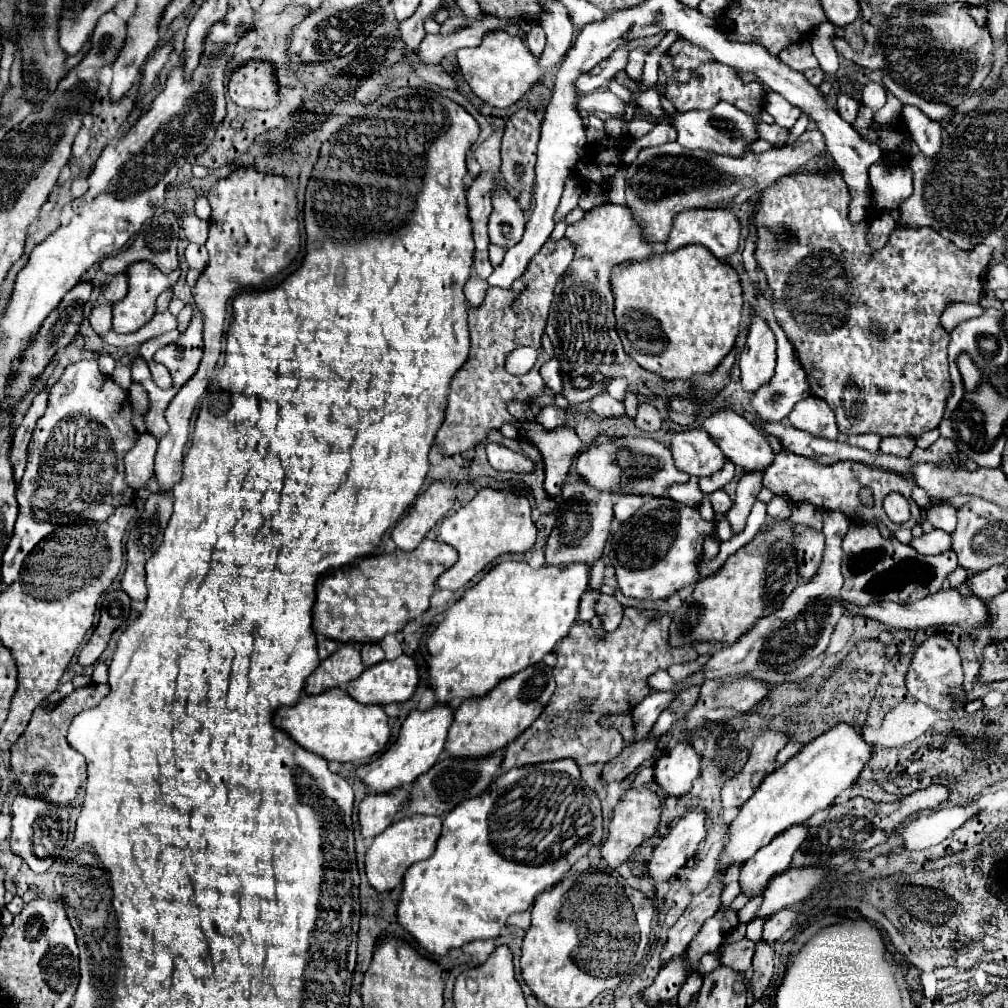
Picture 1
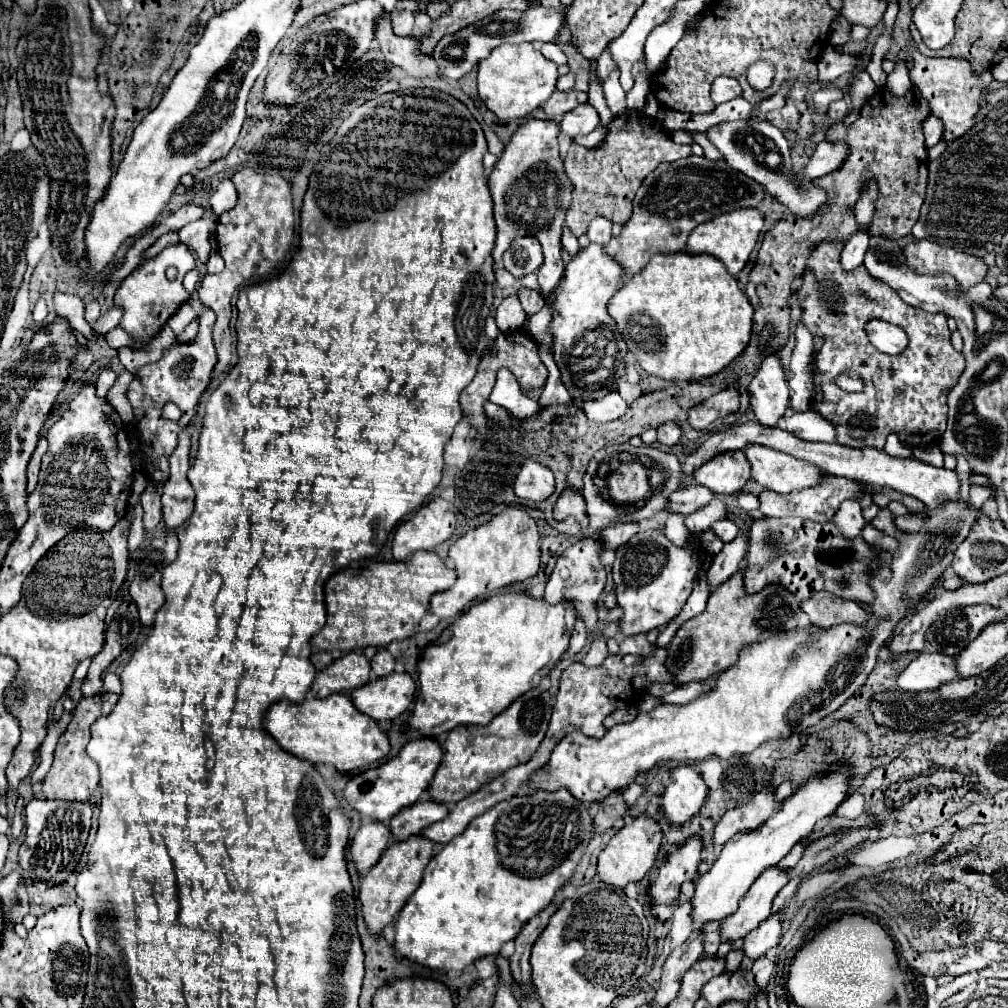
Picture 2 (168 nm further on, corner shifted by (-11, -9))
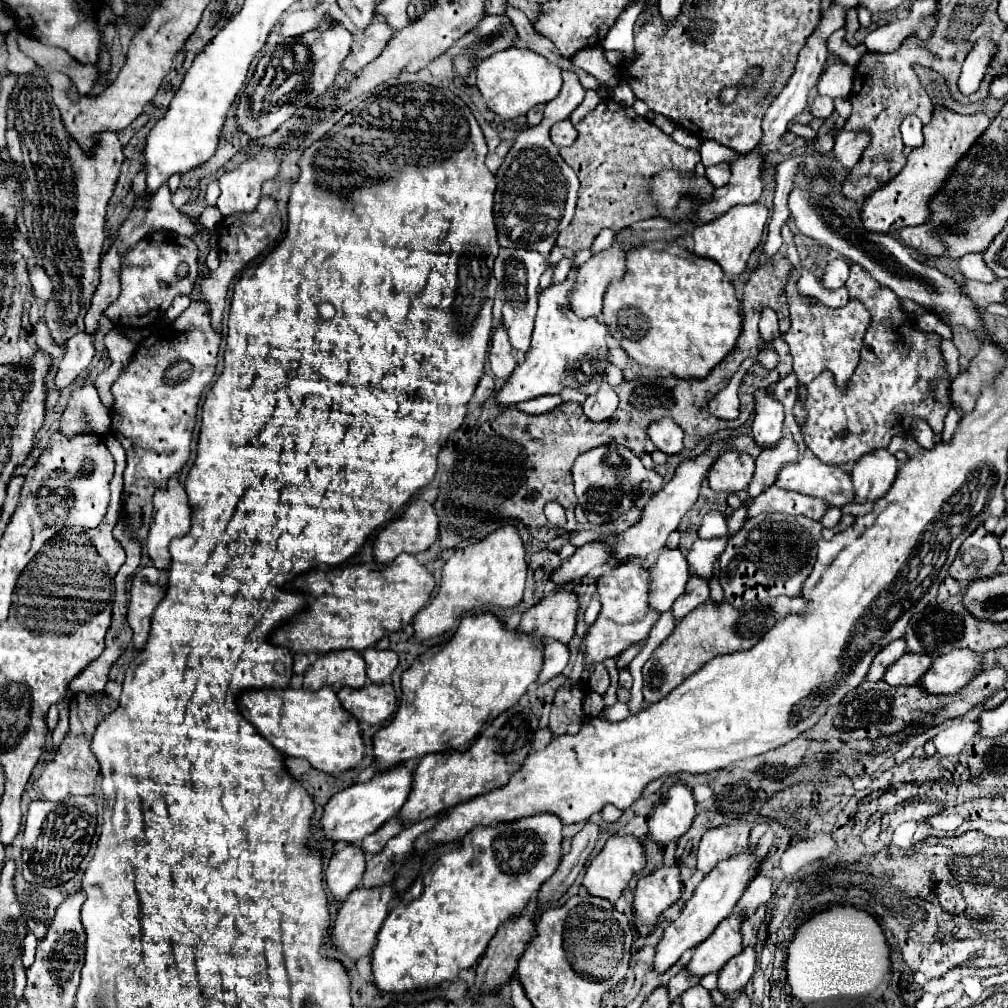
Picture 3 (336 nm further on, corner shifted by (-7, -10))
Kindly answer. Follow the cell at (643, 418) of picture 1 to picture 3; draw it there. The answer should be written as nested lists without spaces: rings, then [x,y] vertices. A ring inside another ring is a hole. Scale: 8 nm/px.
[[[664,417],[664,419],[652,421],[652,425],[648,425],[646,433],[652,439],[652,443],[656,445],[656,449],[666,455],[676,455],[684,449],[684,445],[682,445],[684,431],[680,429],[680,425],[674,419]]]

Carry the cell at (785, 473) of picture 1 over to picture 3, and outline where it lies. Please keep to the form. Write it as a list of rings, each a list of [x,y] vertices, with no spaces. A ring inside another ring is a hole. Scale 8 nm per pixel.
[[[772,485],[770,489],[766,489],[760,497],[756,497],[750,503],[750,517],[756,517],[760,513],[786,513],[786,515],[804,515],[810,517],[814,521],[820,521],[820,517],[824,515],[824,511],[828,509],[826,501],[802,495],[802,493],[792,493],[792,491],[784,491],[778,489],[776,485]]]

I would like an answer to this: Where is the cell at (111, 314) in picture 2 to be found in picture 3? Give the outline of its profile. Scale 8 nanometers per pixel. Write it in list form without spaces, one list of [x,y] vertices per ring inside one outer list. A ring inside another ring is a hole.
[[[86,331],[74,335],[66,345],[66,355],[56,367],[54,389],[62,391],[64,387],[68,387],[90,365],[94,351],[94,335],[88,335]]]

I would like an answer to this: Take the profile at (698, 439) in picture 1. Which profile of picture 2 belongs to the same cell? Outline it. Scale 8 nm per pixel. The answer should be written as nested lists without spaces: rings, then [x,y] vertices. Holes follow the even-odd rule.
[[[742,450],[722,452],[722,456],[714,456],[714,460],[696,468],[692,478],[696,484],[702,484],[718,494],[736,494],[750,478],[750,464]]]

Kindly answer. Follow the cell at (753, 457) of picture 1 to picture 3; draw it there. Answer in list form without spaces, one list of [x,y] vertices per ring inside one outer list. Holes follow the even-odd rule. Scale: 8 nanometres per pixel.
[[[804,457],[802,461],[784,467],[776,485],[780,489],[824,499],[832,507],[842,507],[854,499],[848,469],[840,465],[826,465],[816,457]]]

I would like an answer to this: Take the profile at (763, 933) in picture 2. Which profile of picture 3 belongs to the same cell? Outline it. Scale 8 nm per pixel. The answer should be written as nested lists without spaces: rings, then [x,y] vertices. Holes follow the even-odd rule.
[[[754,947],[742,949],[740,955],[736,955],[718,975],[718,991],[726,997],[732,997],[734,993],[742,991],[746,983],[750,981],[752,973],[756,969],[756,953]]]

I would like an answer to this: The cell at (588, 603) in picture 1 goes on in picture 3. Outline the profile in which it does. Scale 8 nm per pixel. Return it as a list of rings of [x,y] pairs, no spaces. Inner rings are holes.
[[[554,639],[546,641],[546,645],[544,645],[544,665],[542,665],[540,673],[538,673],[536,683],[542,685],[542,683],[550,681],[552,677],[560,675],[562,669],[566,667],[566,663],[568,663],[568,657],[570,657],[568,645],[558,643],[558,641],[554,641]]]

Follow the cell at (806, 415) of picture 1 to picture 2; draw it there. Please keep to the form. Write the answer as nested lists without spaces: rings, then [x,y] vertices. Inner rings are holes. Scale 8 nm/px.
[[[806,410],[806,412],[794,412],[784,426],[788,432],[802,440],[812,442],[836,442],[836,426],[828,424],[818,412]]]

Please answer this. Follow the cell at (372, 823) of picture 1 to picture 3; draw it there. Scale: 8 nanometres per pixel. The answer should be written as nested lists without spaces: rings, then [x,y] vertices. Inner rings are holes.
[[[344,845],[334,851],[328,861],[324,883],[334,901],[342,903],[354,891],[364,875],[366,855],[360,845]]]

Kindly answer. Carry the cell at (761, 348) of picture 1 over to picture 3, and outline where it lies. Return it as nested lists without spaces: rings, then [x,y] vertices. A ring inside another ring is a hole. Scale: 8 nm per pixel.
[[[756,391],[756,413],[752,421],[752,435],[762,449],[772,449],[780,443],[782,421],[784,421],[782,405],[768,391],[766,393]]]

